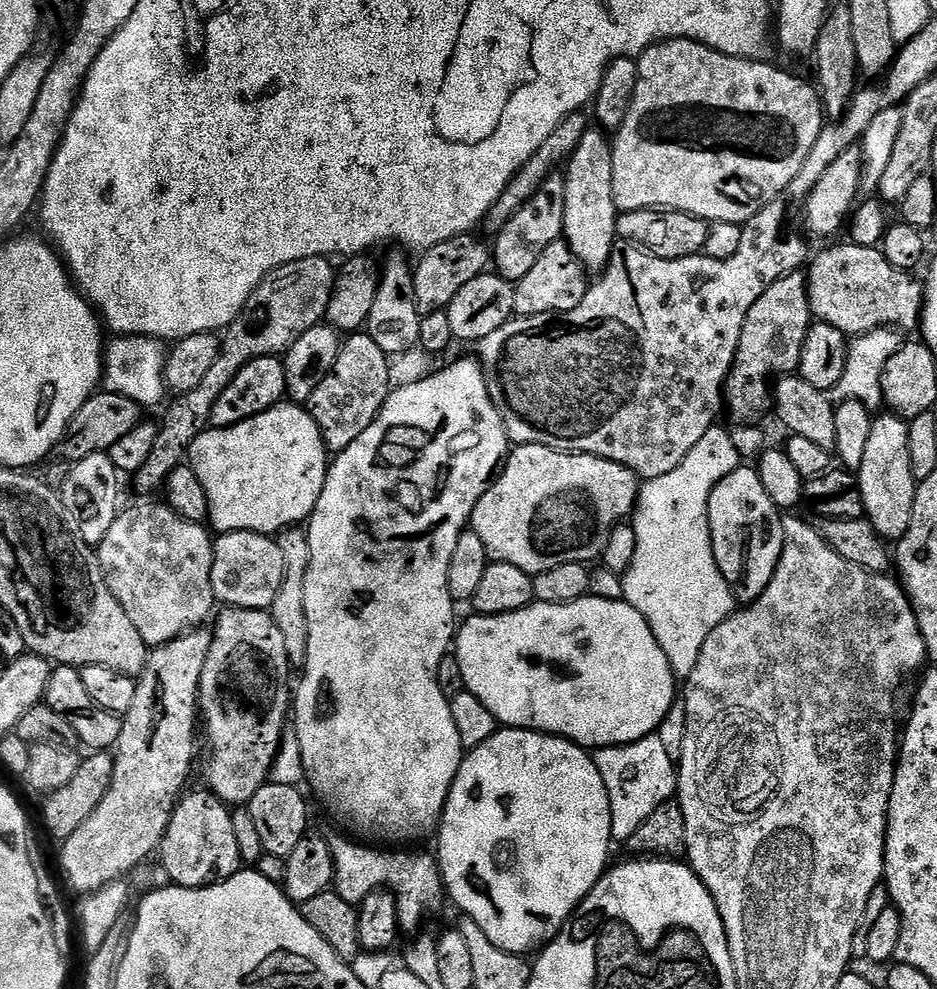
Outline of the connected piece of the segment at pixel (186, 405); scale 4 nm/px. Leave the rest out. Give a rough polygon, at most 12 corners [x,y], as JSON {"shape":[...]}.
{"shape":[[337,265],[276,268],[223,329],[212,369],[175,397],[141,497],[163,489],[212,423],[214,402],[250,362],[283,357],[325,323]]}

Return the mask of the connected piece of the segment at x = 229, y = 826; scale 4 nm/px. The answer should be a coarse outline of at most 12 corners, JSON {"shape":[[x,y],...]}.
{"shape":[[181,795],[158,849],[169,881],[202,888],[242,868],[229,805]]}

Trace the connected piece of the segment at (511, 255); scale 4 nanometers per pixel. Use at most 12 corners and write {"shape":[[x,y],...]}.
{"shape":[[545,179],[495,233],[494,268],[526,278],[564,234],[563,179]]}

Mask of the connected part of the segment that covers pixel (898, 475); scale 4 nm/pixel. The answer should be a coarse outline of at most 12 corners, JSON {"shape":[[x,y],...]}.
{"shape":[[877,415],[858,469],[883,540],[910,530],[916,485],[908,421]]}

